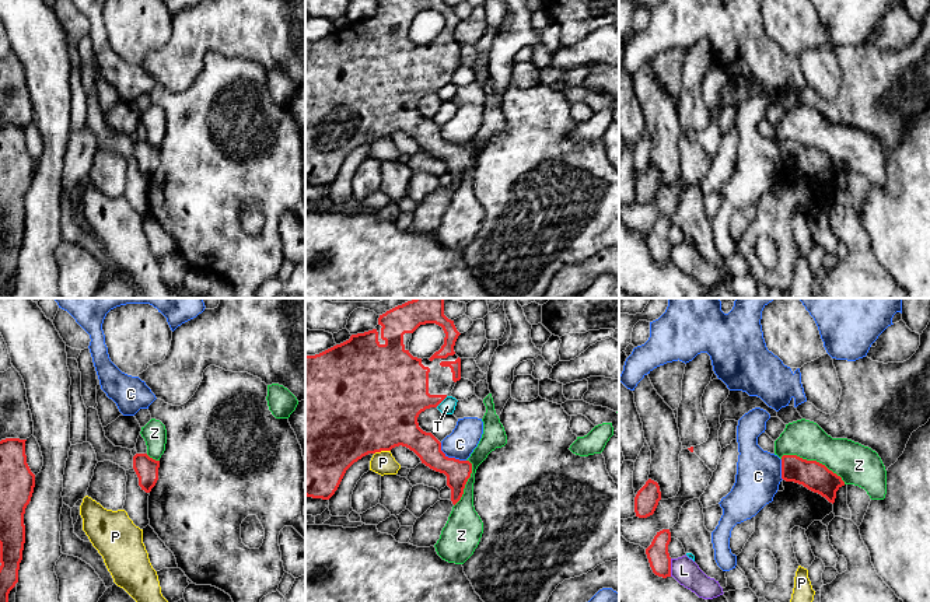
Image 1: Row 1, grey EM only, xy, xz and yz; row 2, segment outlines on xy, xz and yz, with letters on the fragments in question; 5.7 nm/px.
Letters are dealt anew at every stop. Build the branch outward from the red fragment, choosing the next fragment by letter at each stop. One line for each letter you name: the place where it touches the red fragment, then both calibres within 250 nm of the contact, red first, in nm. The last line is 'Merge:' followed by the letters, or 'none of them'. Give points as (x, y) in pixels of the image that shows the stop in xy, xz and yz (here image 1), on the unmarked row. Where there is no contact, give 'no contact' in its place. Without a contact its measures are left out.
Merge: none of them

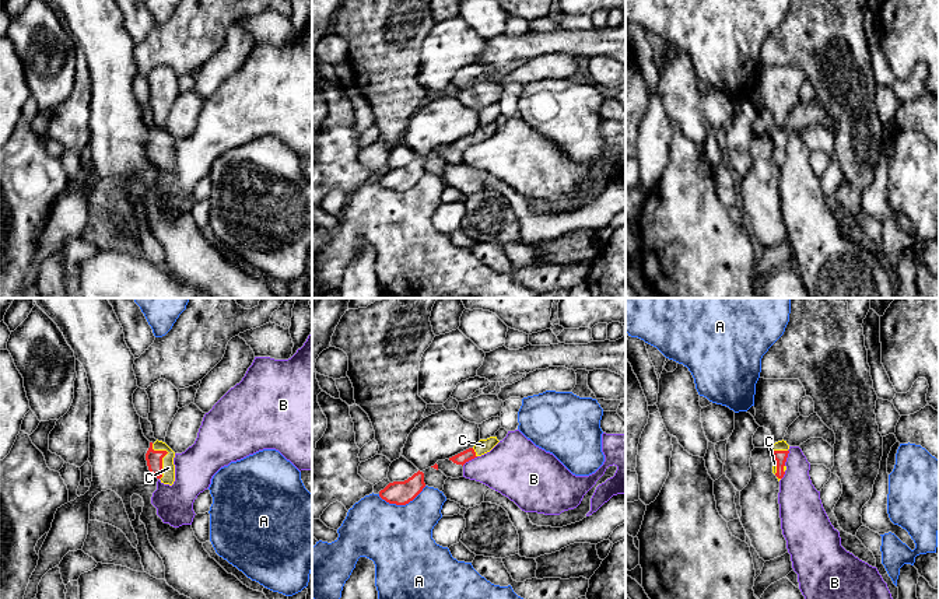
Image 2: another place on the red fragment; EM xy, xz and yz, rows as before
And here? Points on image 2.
C: contact xy (164, 142); calibres 100 and 80 nm
Merge: C

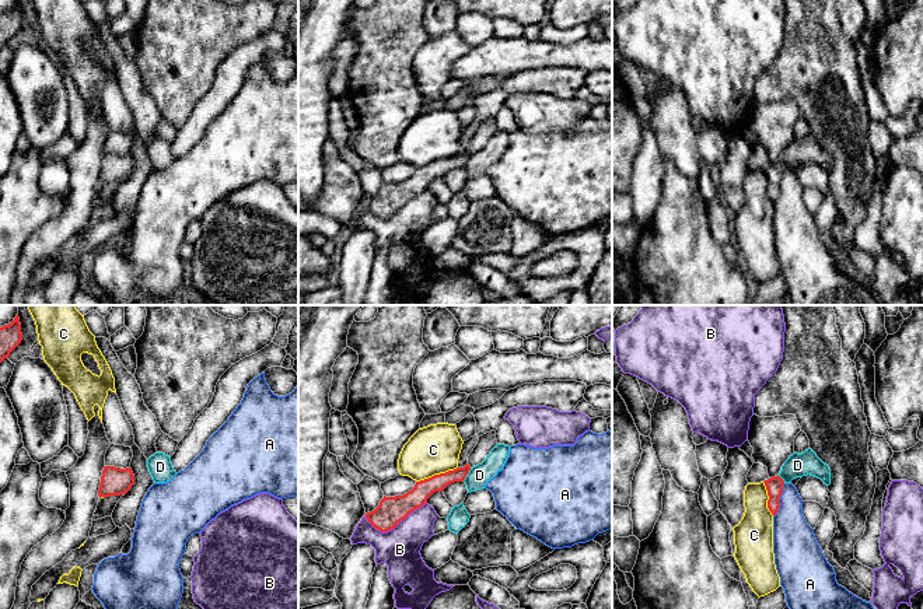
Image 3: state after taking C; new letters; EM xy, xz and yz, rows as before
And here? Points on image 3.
Merge: none of them

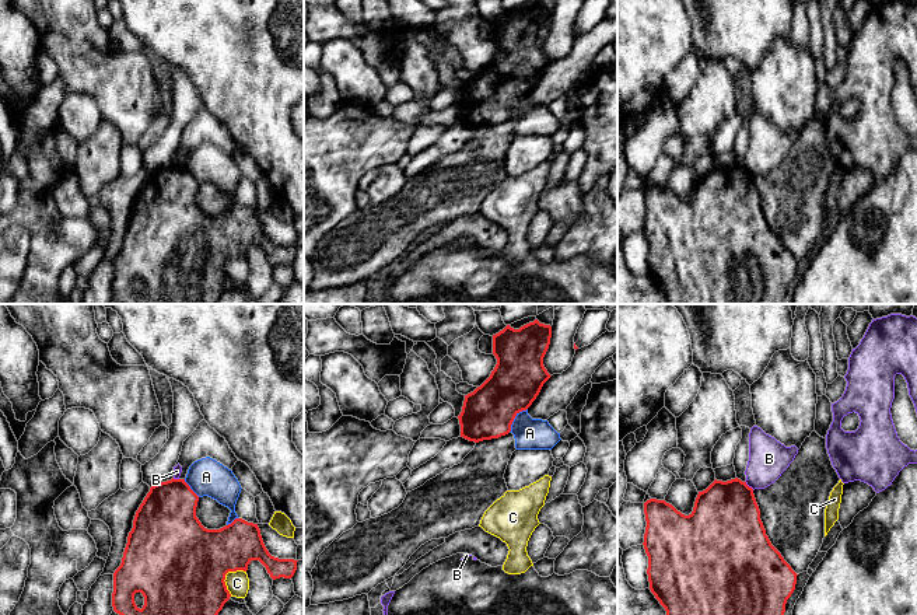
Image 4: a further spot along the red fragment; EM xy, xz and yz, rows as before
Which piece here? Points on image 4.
Merge: none of them

